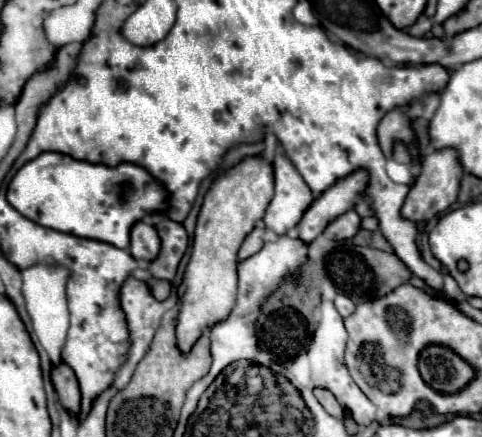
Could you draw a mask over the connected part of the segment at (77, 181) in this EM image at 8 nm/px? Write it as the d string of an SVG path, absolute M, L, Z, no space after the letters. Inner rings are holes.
M42 153L14 175L8 185L8 203L42 227L128 249L132 225L150 213L166 211L168 191L134 163L106 167L78 161L64 153Z

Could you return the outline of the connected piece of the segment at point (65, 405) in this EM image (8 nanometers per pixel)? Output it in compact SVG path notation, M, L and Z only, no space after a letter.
M64 363L54 367L52 383L60 397L58 401L60 401L62 409L68 411L70 415L78 415L80 413L80 389L78 389L78 379L76 379L74 371Z

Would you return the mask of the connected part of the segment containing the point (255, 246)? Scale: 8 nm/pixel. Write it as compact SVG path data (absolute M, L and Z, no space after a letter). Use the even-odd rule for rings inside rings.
M260 225L254 227L254 231L244 239L244 243L240 247L240 253L238 253L238 259L244 261L244 259L252 257L256 251L260 251L260 247L264 245L262 237L264 237L264 227L260 227Z

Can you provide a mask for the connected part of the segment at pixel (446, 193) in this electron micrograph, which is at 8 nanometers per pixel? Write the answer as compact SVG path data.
M436 149L430 155L426 155L426 159L422 161L422 171L418 175L418 179L414 181L404 207L402 207L402 215L406 219L412 219L416 223L432 219L434 215L438 215L438 211L446 211L458 197L458 187L460 187L460 179L464 175L464 167L460 165L458 159L458 151L456 149Z

